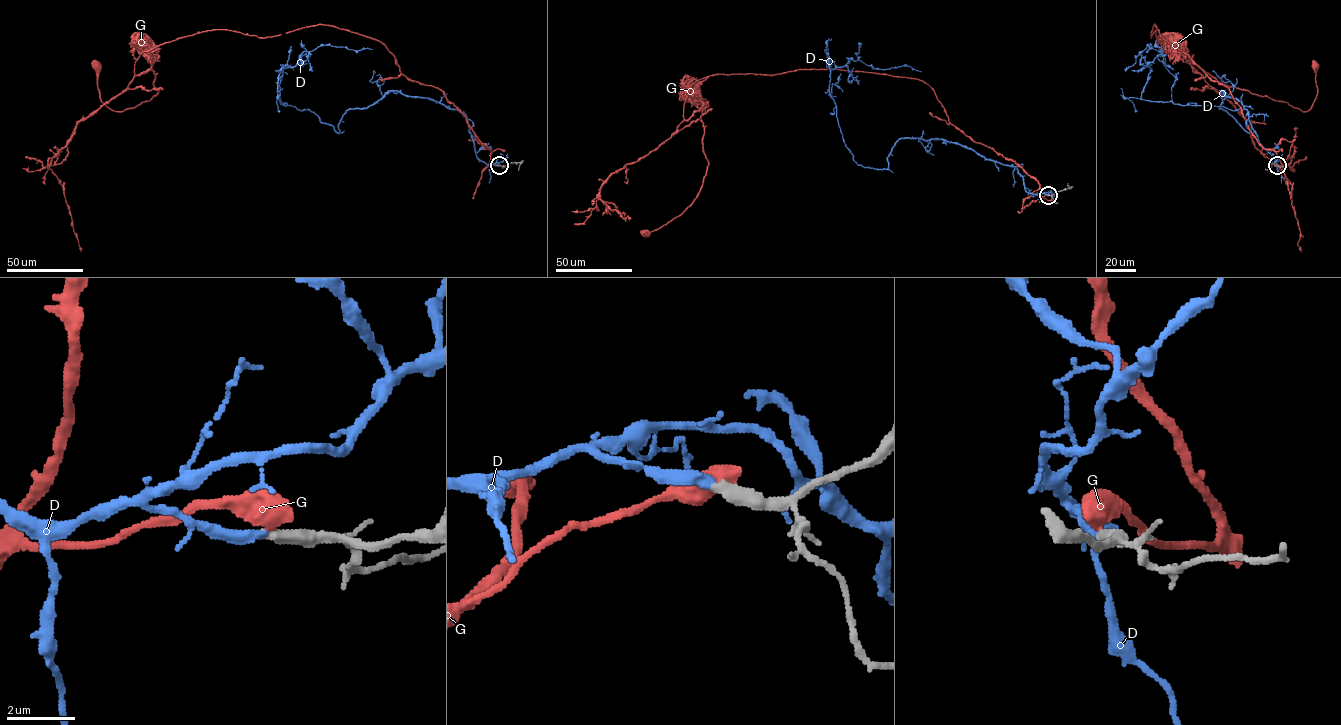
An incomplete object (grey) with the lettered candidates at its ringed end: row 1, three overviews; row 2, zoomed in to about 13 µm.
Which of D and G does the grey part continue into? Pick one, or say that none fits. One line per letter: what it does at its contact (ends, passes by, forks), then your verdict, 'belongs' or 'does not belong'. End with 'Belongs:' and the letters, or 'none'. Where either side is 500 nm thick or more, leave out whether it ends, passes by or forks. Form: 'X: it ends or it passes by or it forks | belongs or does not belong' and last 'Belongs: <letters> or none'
D: it ends | belongs
G: does not belong
Belongs: D

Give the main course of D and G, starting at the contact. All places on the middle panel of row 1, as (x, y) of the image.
D: (1048, 195), (1026, 191), (1016, 166), (945, 140), (900, 138), (887, 168), (857, 164), (826, 61), (921, 71)
G: (1048, 194), (952, 125), (921, 81), (714, 74), (682, 96), (703, 104), (702, 186), (646, 234)

